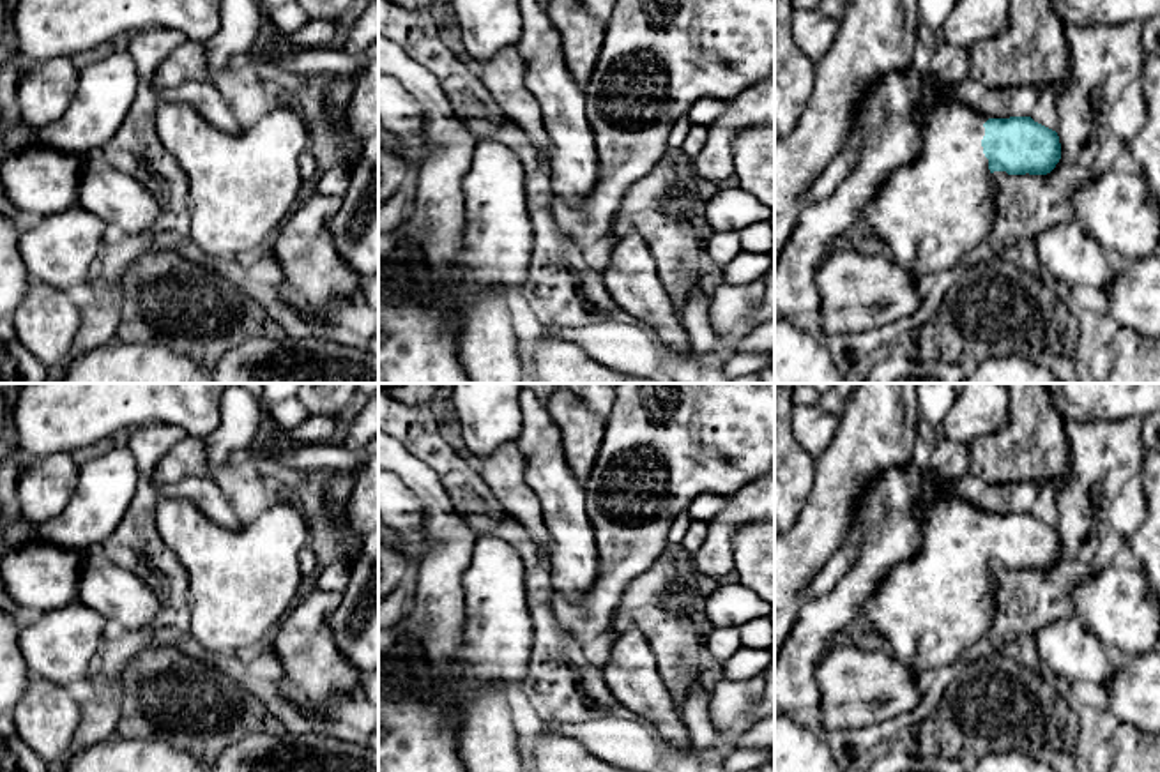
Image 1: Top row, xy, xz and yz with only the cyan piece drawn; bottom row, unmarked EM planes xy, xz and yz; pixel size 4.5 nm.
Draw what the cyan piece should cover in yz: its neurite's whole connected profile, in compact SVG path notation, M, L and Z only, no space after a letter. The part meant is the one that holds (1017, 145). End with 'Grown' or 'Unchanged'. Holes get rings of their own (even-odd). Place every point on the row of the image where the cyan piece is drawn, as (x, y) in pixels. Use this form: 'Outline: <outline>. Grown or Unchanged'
Outline: M942 92L923 97L918 124L921 147L916 159L888 175L859 224L861 242L914 279L955 269L990 233L996 217L994 171L1047 175L1061 159L1057 132L1031 117L988 118Z. Grown

